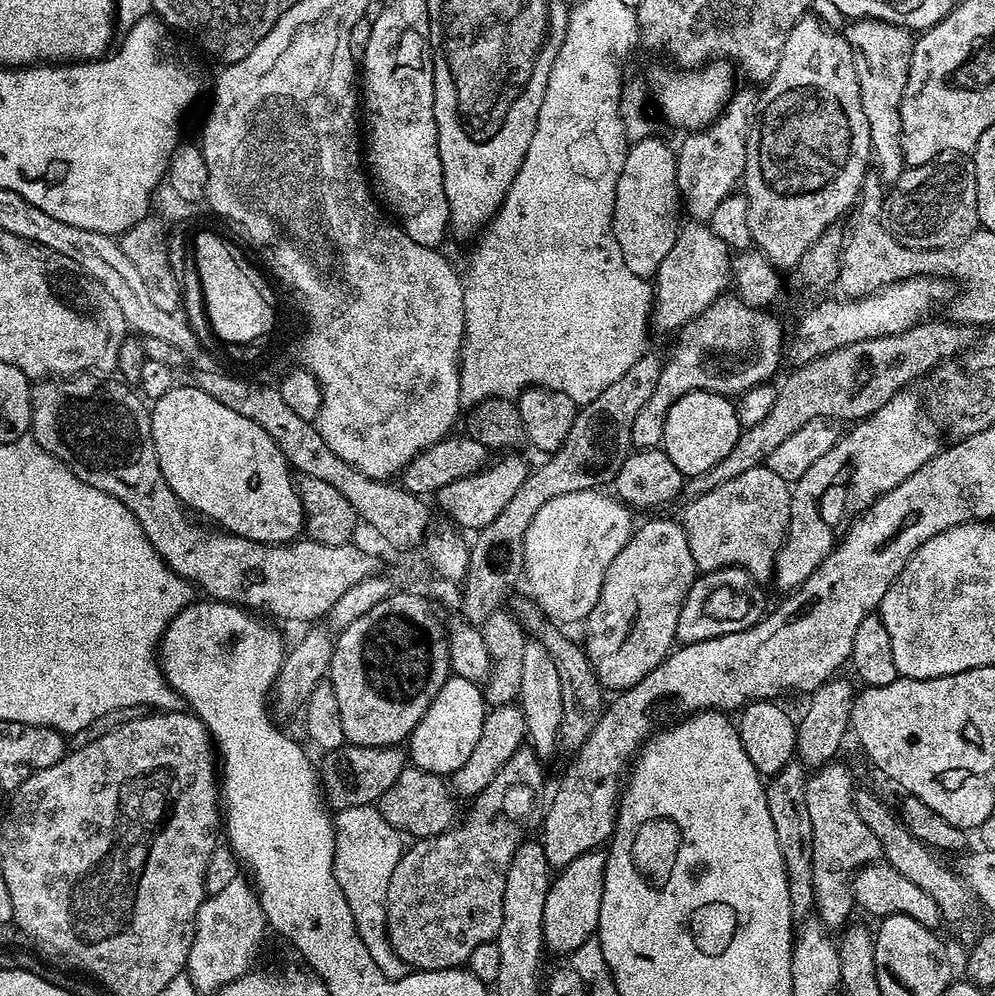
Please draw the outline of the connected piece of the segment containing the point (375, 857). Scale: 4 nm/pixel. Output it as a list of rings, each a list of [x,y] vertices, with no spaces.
[[[363,804],[339,809],[332,821],[334,830],[334,878],[338,878],[338,886],[342,886],[342,894],[346,894],[346,902],[350,902],[350,914],[354,914],[354,922],[366,950],[370,950],[370,958],[378,966],[378,970],[391,980],[406,975],[406,965],[398,958],[388,940],[388,883],[390,874],[394,874],[394,866],[398,866],[400,857],[404,855],[405,845],[400,845],[402,834],[386,818],[382,818],[376,804]]]

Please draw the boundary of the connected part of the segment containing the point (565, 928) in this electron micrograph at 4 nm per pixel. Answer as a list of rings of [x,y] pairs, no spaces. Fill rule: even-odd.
[[[597,850],[587,852],[555,873],[546,894],[546,910],[542,910],[544,942],[549,953],[570,954],[582,946],[582,942],[593,939],[600,927],[602,910],[602,886],[606,870],[606,855]]]

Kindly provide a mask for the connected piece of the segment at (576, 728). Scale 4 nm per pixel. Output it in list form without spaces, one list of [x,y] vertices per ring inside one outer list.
[[[524,595],[525,597],[518,596],[515,597],[515,600],[517,600],[516,608],[514,607],[516,619],[529,633],[535,634],[540,643],[548,647],[550,658],[553,660],[556,669],[558,669],[558,679],[562,681],[562,726],[560,727],[559,747],[561,749],[577,750],[584,745],[586,738],[594,730],[594,726],[600,720],[600,715],[605,710],[605,689],[601,688],[600,680],[594,674],[594,670],[588,661],[588,655],[584,653],[583,647],[577,641],[575,644],[570,637],[563,636],[552,625],[555,623],[544,621],[542,611],[535,600],[527,595]]]

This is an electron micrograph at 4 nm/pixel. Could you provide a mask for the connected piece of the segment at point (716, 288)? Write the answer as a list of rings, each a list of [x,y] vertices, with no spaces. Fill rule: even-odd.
[[[685,221],[677,232],[674,246],[662,260],[654,277],[653,327],[676,332],[702,313],[730,284],[732,252],[703,221]]]

